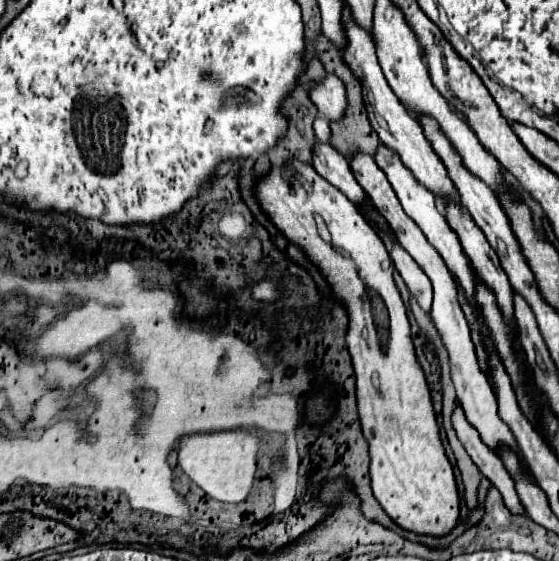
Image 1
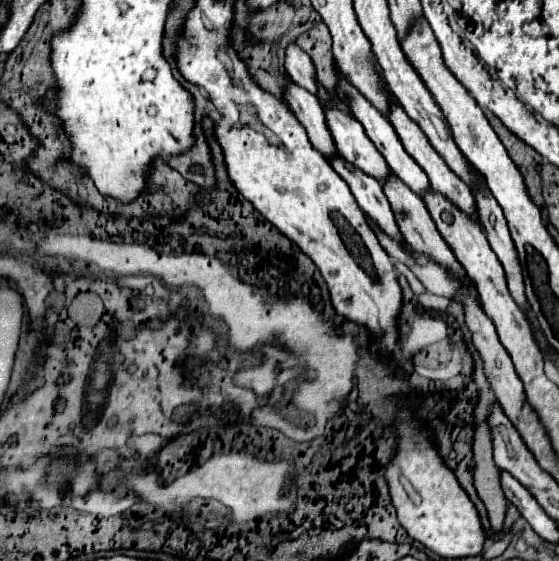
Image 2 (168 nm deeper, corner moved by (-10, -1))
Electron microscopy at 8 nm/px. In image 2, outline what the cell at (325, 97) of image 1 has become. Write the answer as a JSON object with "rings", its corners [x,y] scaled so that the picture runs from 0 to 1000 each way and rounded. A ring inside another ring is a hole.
{"rings":[[[521,78],[513,86],[510,118],[513,118],[513,128],[517,128],[517,135],[524,139],[528,150],[535,150],[538,157],[546,157],[560,171],[571,171],[564,118],[560,118],[560,111],[556,111],[556,103],[553,103],[549,93],[542,93],[535,82]]]}

